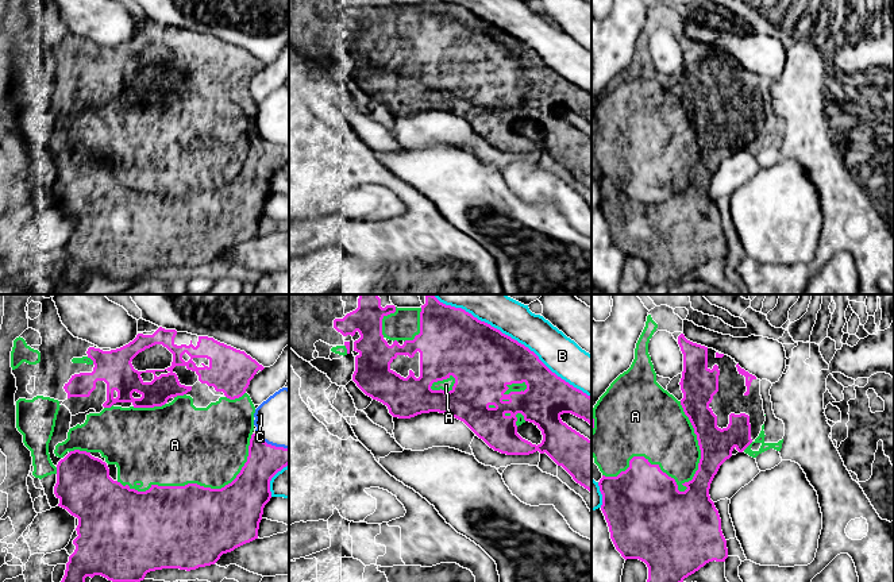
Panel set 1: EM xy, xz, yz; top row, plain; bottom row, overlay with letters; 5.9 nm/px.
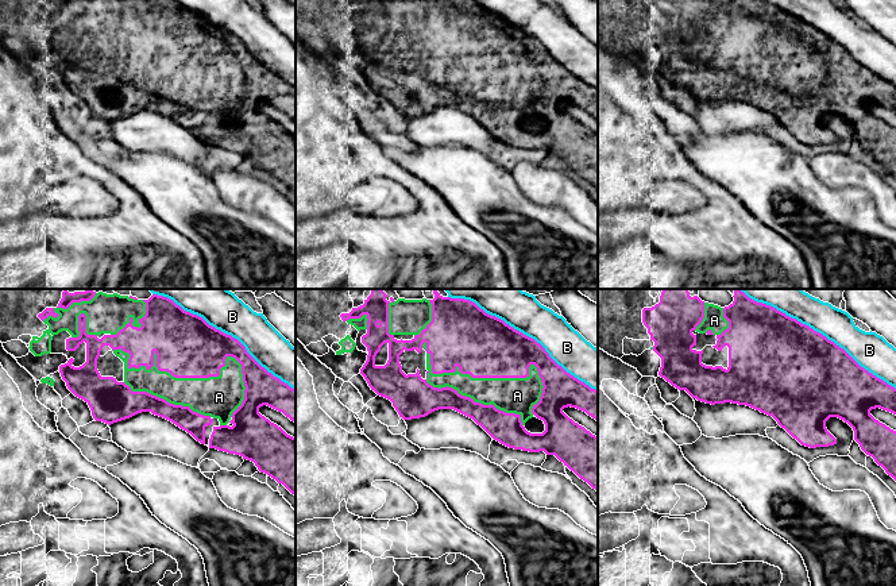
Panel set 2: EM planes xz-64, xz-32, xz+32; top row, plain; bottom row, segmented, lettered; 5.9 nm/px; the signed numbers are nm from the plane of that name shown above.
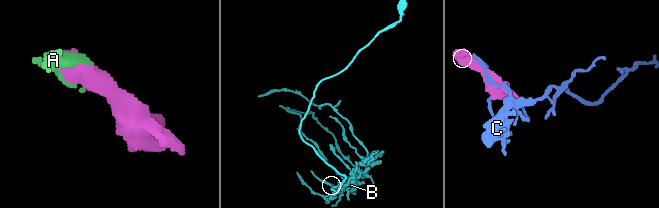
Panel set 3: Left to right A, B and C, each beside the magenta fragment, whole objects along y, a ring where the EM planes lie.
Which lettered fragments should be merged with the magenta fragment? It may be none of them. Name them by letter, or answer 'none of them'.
A

